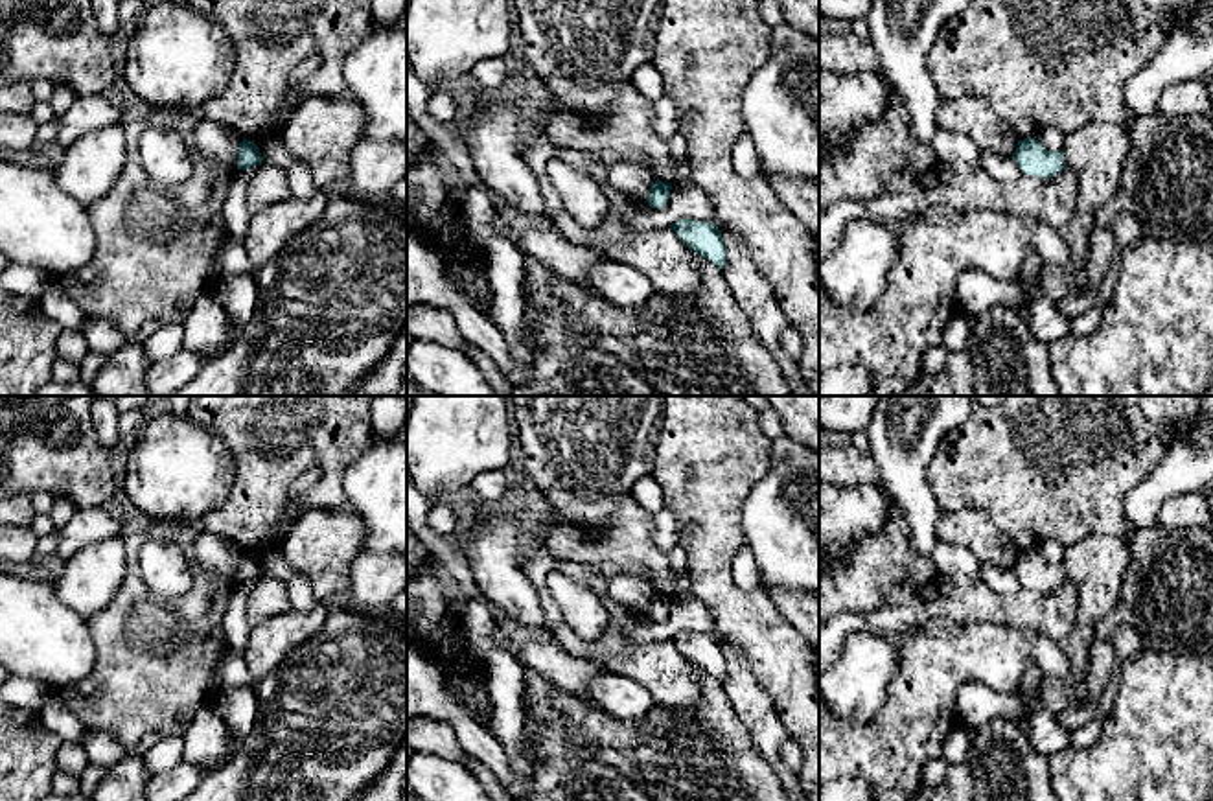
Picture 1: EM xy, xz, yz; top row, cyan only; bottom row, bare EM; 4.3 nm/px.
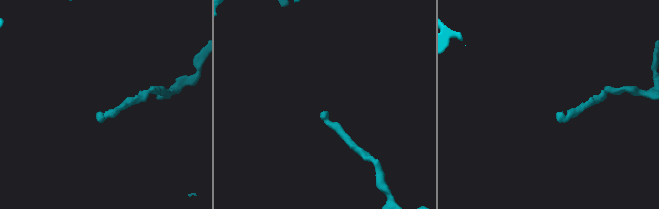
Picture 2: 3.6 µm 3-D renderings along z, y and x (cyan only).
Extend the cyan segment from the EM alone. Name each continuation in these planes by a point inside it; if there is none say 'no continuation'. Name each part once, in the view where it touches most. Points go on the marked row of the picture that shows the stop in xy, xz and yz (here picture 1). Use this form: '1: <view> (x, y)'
no continuation

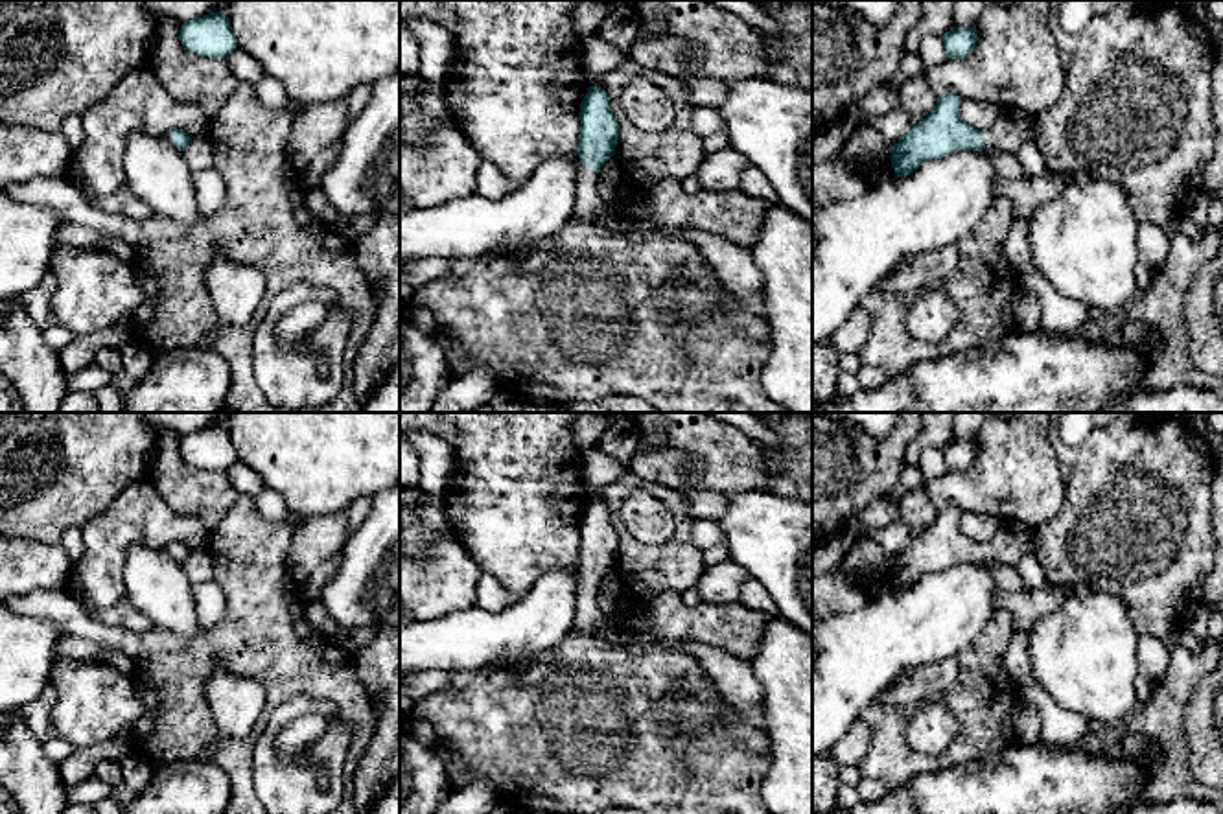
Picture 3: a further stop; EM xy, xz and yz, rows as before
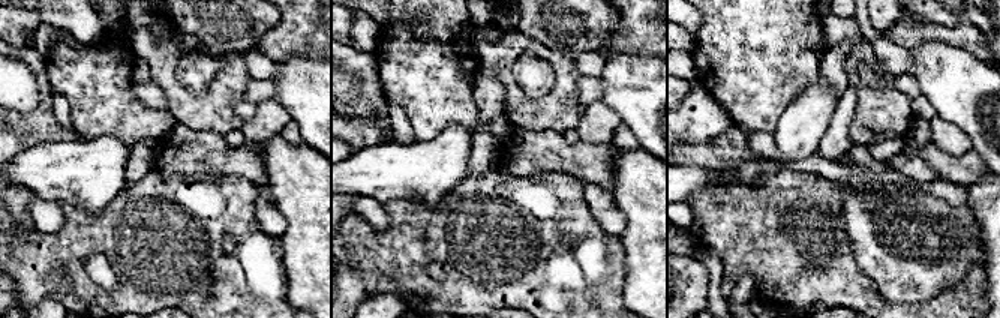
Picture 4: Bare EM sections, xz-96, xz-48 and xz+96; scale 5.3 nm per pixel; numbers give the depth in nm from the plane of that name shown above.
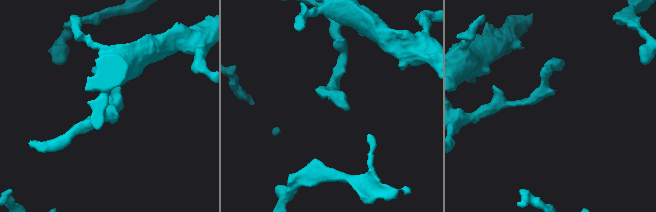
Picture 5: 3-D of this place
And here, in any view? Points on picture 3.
1: xz (588, 205)

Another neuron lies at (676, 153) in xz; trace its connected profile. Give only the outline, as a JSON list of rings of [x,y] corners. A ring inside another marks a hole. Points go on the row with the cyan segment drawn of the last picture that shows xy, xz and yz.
[[[626,59],[604,76],[588,76],[588,85],[604,88],[610,98],[610,109],[619,123],[615,157],[623,164],[630,184],[663,179],[683,182],[696,175],[705,151],[702,138],[693,131],[696,105],[689,98],[685,79]],[[637,77],[648,79],[669,94],[674,105],[674,122],[667,131],[641,131],[626,116],[621,105],[621,92]]]

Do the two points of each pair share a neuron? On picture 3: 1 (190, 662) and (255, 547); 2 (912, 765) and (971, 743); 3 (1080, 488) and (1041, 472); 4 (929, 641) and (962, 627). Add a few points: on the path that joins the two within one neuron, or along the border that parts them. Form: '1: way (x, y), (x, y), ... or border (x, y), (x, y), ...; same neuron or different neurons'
1: way (220, 639), (255, 604), (255, 577); same neuron
2: way (927, 763), (943, 761), (956, 752); same neuron
3: border (1048, 442), (1061, 470), (1063, 505), (1045, 522); different neurons
4: way (936, 634), (943, 627), (955, 627); same neuron

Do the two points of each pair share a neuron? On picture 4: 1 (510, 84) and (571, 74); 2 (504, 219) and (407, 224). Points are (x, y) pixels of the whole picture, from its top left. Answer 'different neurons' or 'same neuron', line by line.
1: same neuron
2: same neuron

